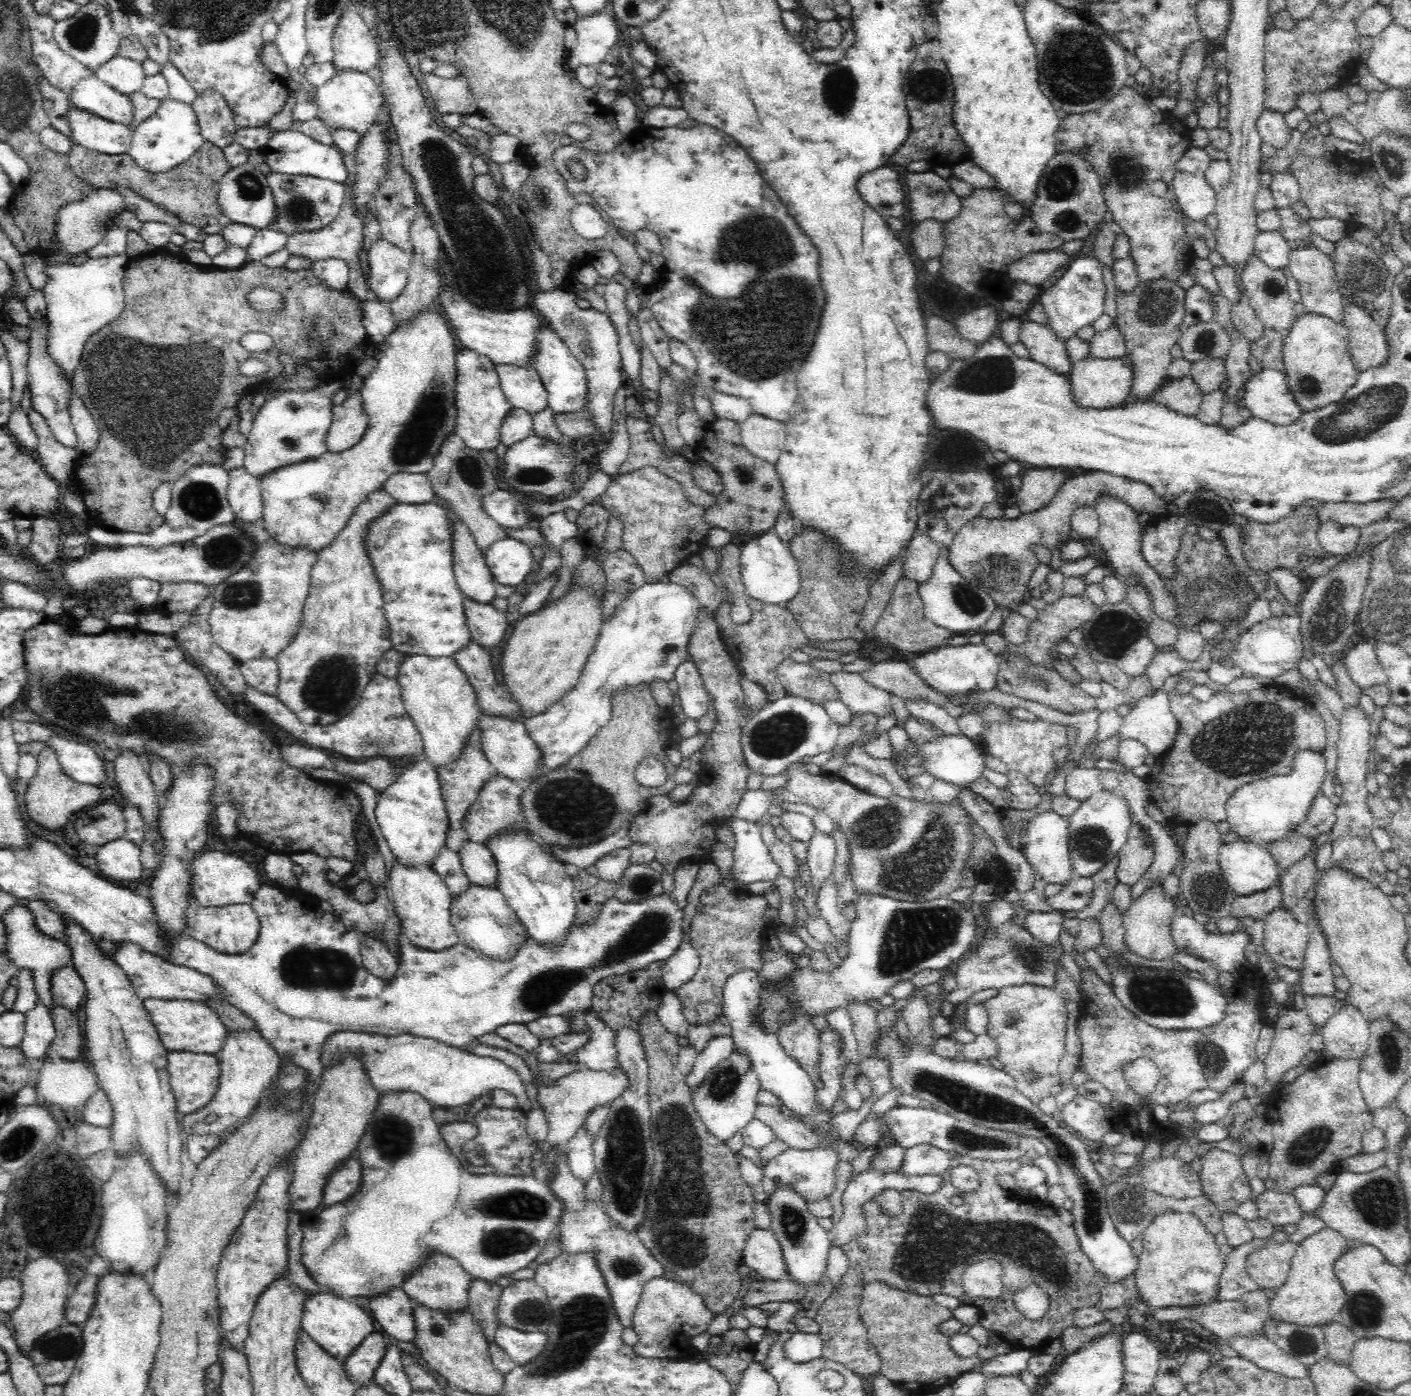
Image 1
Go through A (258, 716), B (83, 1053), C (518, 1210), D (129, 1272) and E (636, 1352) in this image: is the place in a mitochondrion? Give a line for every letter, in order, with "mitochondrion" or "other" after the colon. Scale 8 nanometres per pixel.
A: other
B: other
C: mitochondrion
D: other
E: other

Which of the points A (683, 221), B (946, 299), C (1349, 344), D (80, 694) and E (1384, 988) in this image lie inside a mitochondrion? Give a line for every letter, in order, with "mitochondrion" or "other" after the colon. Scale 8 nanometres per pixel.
A: other
B: other
C: other
D: mitochondrion
E: other

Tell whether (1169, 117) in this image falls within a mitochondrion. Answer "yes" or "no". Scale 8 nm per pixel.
no

